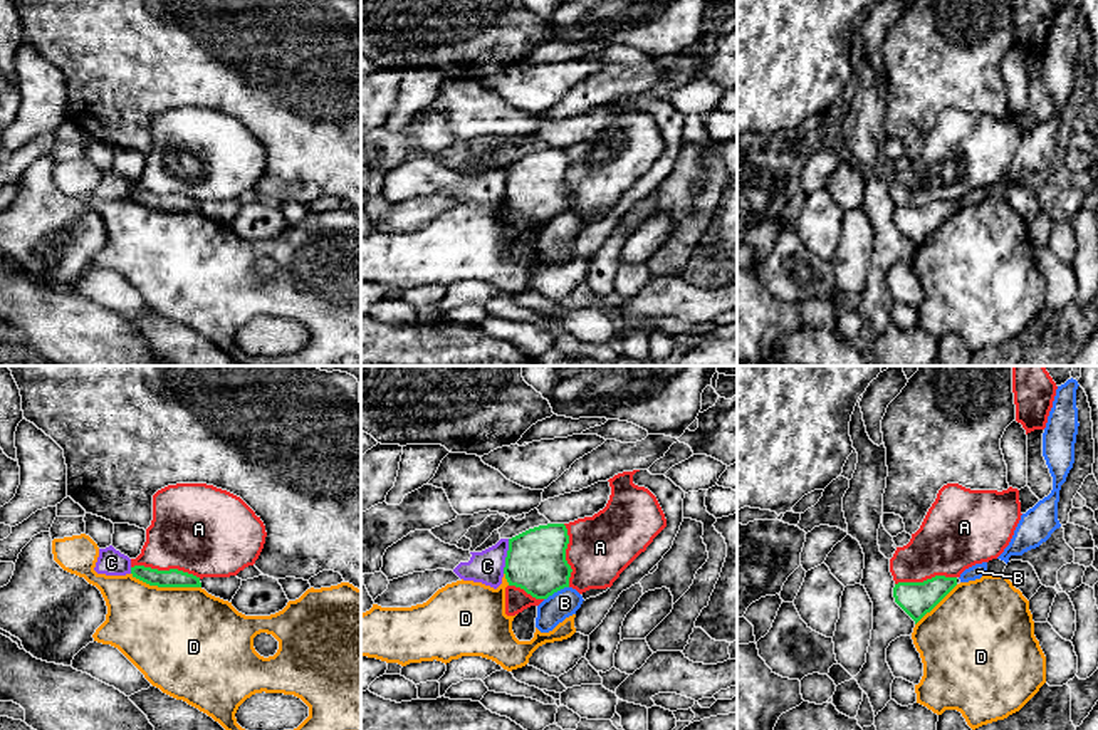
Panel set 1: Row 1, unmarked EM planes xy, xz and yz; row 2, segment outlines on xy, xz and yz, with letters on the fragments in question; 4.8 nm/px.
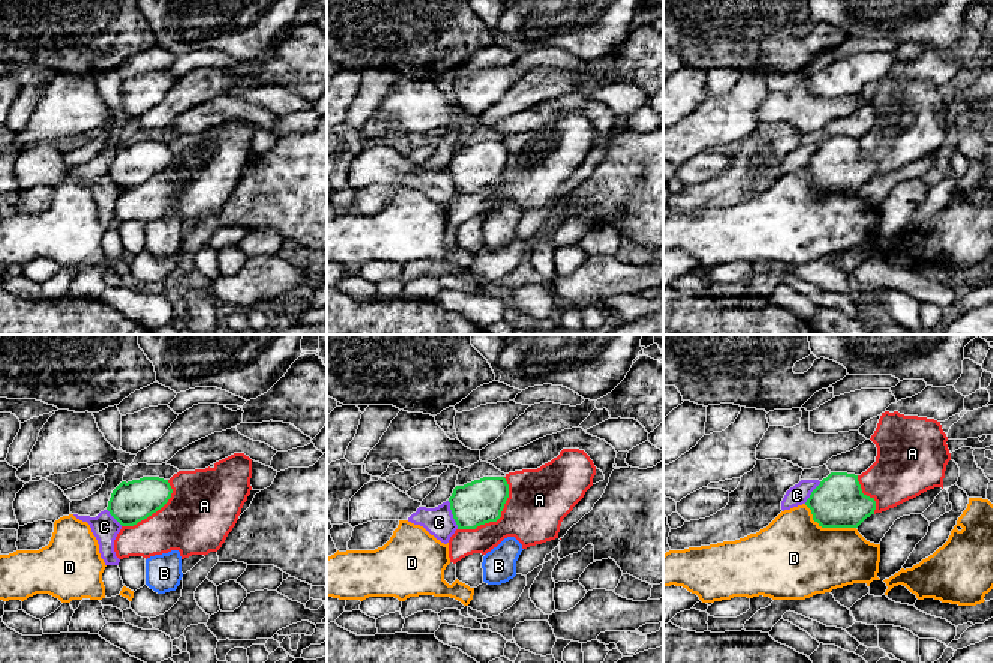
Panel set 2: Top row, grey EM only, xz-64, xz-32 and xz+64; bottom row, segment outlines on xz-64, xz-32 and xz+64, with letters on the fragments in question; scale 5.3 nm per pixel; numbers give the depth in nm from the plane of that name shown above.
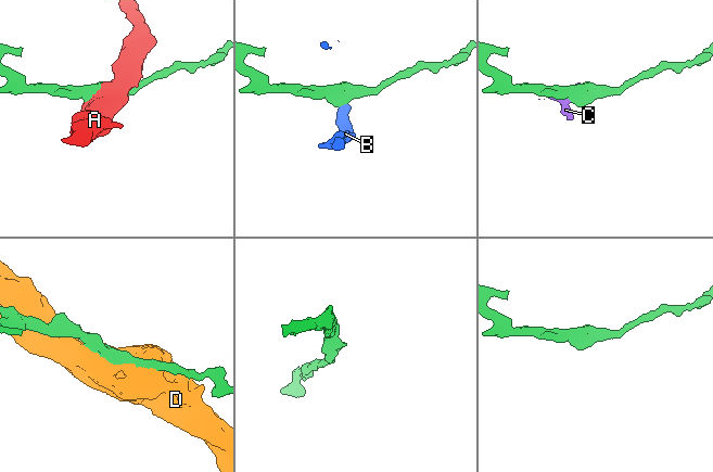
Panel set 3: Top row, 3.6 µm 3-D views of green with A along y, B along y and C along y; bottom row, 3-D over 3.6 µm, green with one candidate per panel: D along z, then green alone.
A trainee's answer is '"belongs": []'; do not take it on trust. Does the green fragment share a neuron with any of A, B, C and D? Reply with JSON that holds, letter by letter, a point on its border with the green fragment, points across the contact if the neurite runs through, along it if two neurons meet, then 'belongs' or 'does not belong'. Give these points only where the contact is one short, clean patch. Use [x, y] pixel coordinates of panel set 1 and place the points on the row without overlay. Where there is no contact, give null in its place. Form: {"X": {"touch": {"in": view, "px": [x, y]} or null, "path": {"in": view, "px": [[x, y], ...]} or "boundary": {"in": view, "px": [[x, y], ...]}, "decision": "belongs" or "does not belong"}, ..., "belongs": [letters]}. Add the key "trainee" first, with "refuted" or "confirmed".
{"trainee": "confirmed", "A": {"touch": {"in": "xy", "px": [167, 195]}, "decision": "does not belong"}, "B": {"touch": {"in": "xz", "px": [556, 215]}, "boundary": {"in": "xz", "px": [[568, 210], [544, 224]]}, "decision": "does not belong"}, "C": {"touch": {"in": "xz", "px": [507, 180]}, "boundary": {"in": "xz", "px": [[509, 163], [502, 197]]}, "decision": "does not belong"}, "D": {"touch": {"in": "xy", "px": [167, 210]}, "decision": "does not belong"}, "belongs": []}

